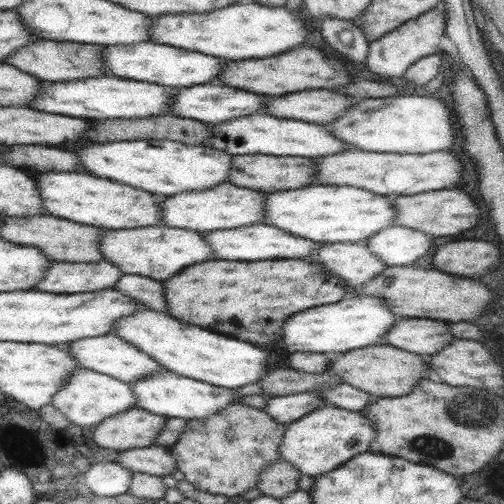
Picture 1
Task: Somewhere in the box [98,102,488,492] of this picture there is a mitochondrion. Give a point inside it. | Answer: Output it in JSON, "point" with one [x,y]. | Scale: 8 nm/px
{"point":[430,446]}

